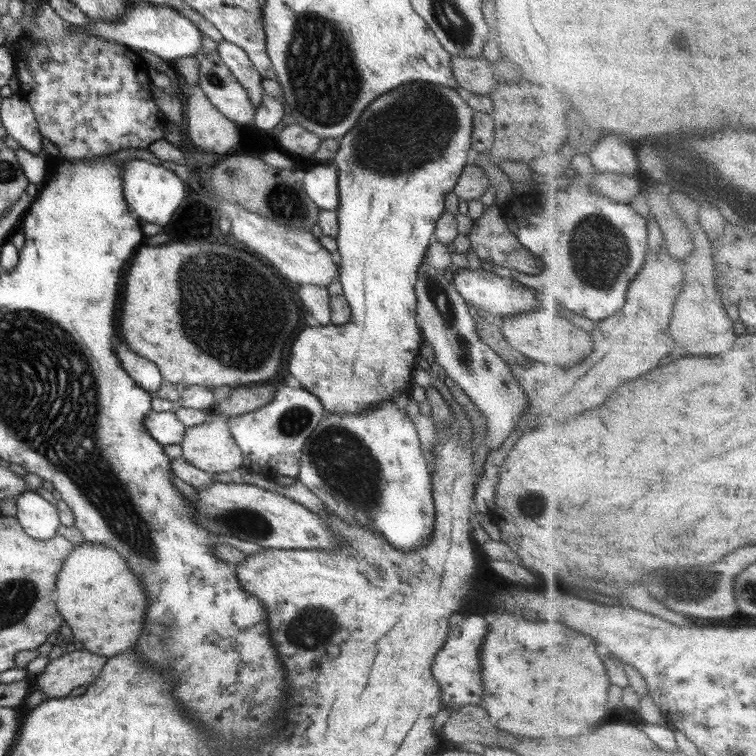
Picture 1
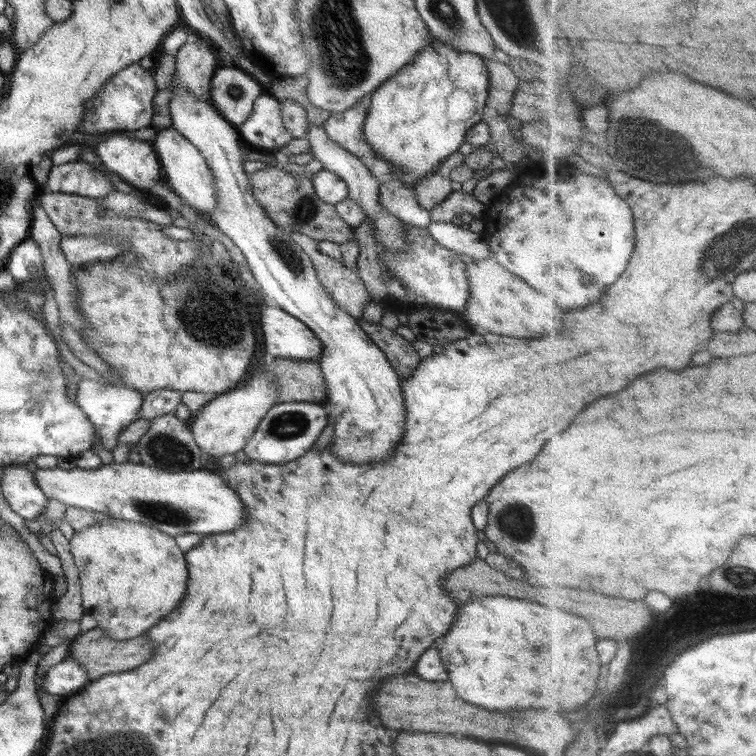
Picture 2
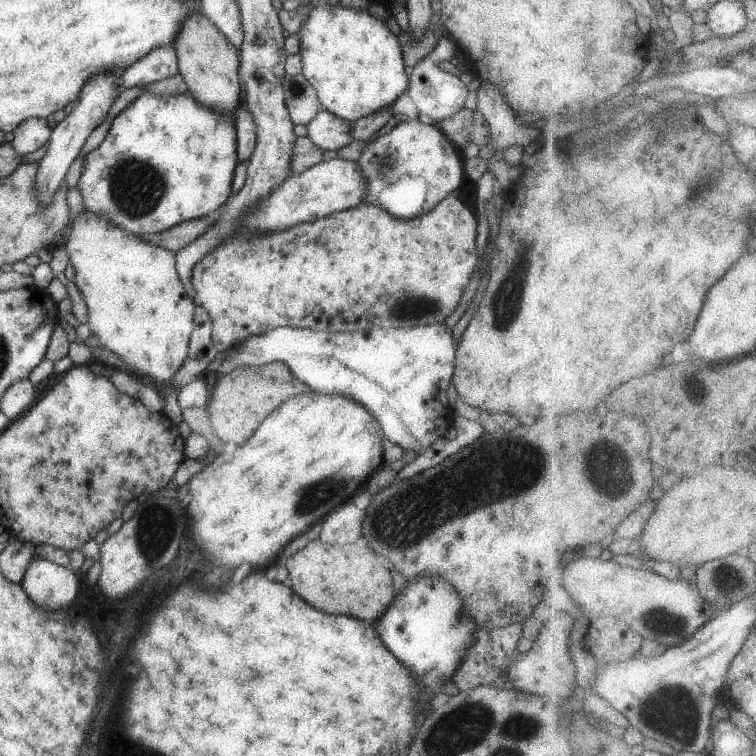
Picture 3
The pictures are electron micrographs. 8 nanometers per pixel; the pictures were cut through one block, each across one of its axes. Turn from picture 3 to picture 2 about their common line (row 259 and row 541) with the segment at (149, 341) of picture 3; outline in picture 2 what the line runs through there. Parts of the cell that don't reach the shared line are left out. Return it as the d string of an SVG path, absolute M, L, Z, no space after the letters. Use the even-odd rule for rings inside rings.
M124 519L92 524L69 541L79 570L82 606L112 640L136 638L178 608L186 595L188 568L175 537Z

